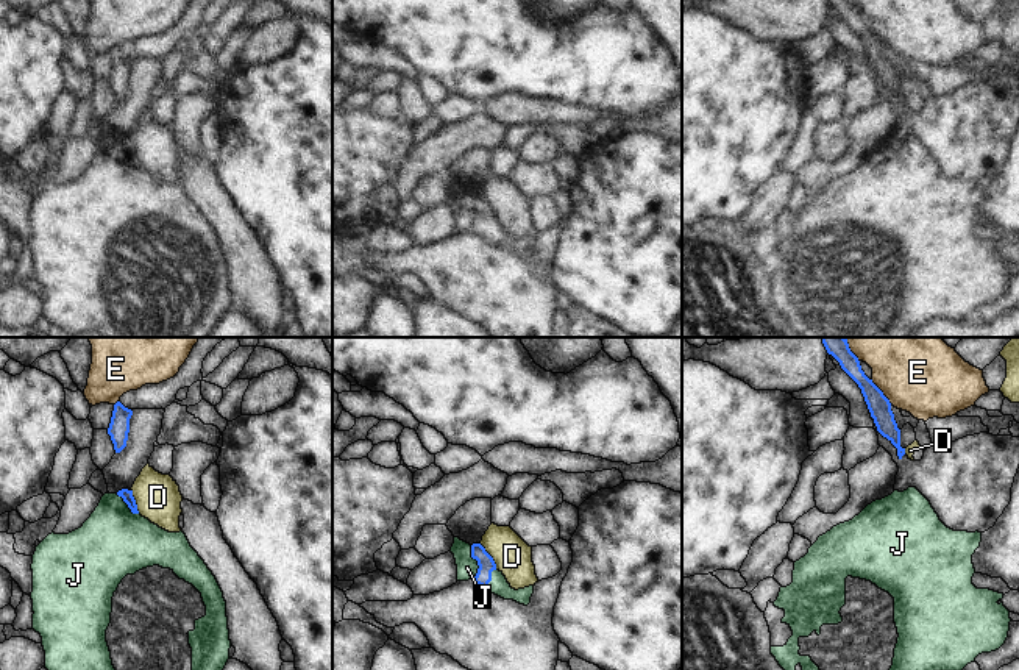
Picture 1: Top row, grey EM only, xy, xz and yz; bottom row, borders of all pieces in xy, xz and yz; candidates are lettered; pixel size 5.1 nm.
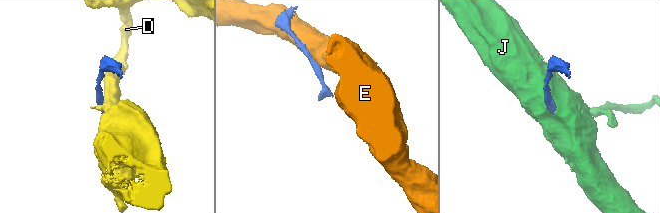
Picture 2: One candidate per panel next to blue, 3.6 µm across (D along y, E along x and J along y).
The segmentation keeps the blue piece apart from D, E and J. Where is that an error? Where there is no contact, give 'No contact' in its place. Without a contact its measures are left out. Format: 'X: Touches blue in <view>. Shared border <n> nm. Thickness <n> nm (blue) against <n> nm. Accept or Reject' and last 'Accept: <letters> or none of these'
D: Touches blue in xz. Shared border 160 nm. Thickness 90 nm (blue) against 190 nm. Reject
E: Touches blue in yz. Shared border 170 nm. Thickness 120 nm (blue) against 360 nm. Reject
J: Touches blue in xz. Shared border 190 nm. Thickness 90 nm (blue) against 110 nm. Accept
Accept: J.

